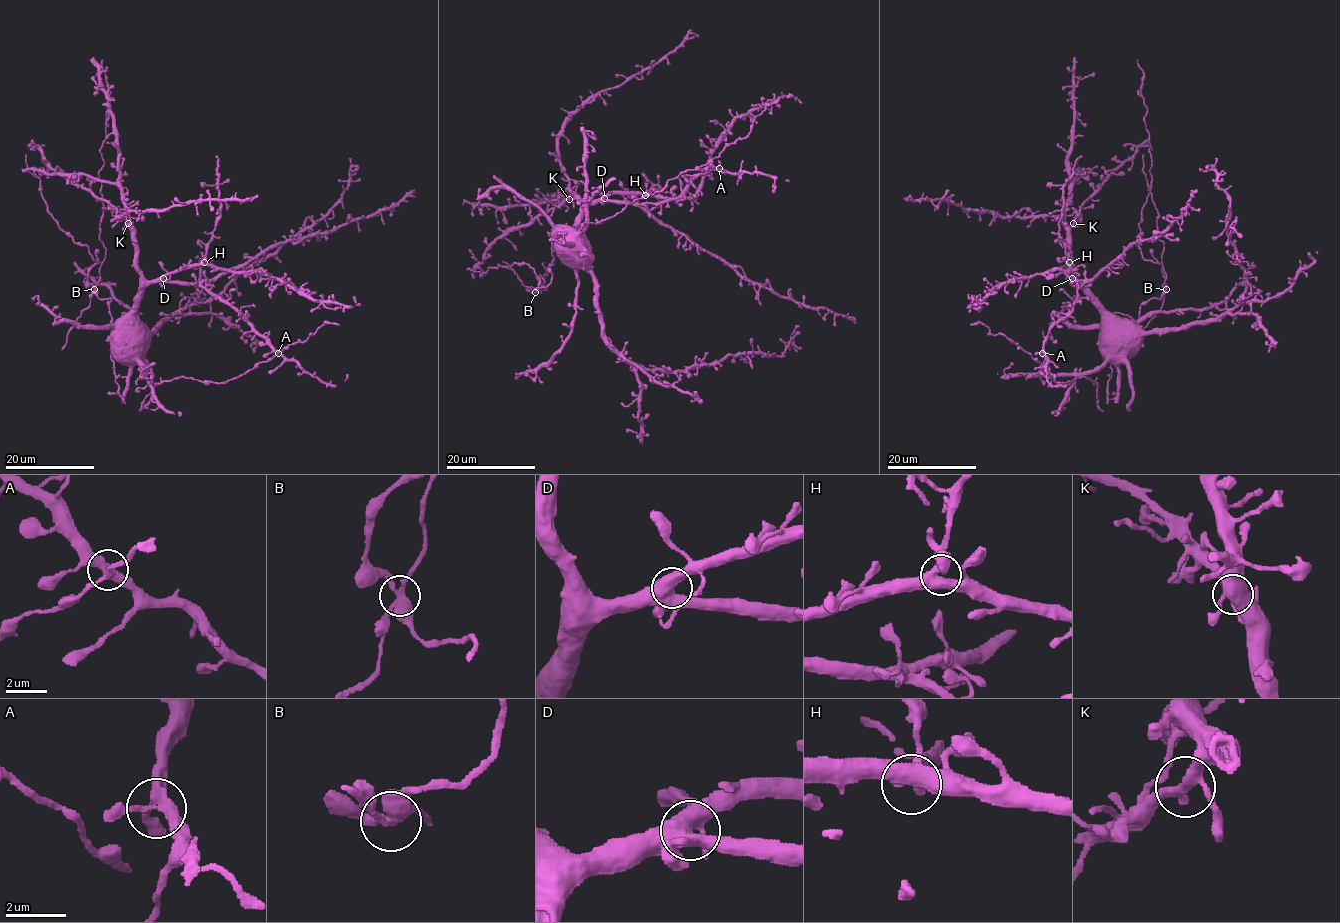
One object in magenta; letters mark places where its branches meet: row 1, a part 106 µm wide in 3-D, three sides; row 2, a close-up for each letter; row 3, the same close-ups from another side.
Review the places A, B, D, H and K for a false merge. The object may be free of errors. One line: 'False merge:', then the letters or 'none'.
False merge: B

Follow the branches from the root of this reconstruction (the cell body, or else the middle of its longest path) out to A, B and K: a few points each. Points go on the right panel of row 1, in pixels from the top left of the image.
A: (1108, 336), (1102, 335), (1101, 311), (1095, 300), (1075, 281), (1078, 286), (1073, 308), (1049, 330), (1042, 353)
B: (1108, 336), (1102, 335), (1121, 351), (1139, 317), (1140, 306), (1153, 298), (1160, 299), (1166, 289)
K: (1108, 336), (1102, 335), (1098, 300), (1080, 282), (1073, 269), (1070, 238), (1070, 227), (1073, 223)

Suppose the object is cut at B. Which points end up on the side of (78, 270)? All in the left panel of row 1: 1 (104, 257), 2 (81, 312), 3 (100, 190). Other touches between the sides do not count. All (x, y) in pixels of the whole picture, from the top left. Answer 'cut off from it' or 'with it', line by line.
1: cut off from it
2: cut off from it
3: cut off from it

